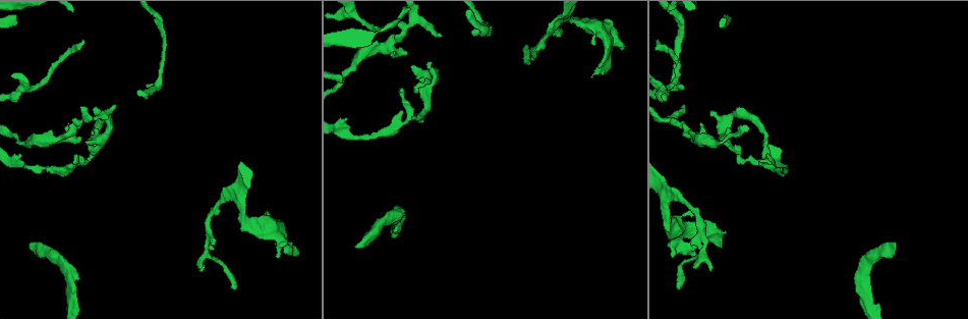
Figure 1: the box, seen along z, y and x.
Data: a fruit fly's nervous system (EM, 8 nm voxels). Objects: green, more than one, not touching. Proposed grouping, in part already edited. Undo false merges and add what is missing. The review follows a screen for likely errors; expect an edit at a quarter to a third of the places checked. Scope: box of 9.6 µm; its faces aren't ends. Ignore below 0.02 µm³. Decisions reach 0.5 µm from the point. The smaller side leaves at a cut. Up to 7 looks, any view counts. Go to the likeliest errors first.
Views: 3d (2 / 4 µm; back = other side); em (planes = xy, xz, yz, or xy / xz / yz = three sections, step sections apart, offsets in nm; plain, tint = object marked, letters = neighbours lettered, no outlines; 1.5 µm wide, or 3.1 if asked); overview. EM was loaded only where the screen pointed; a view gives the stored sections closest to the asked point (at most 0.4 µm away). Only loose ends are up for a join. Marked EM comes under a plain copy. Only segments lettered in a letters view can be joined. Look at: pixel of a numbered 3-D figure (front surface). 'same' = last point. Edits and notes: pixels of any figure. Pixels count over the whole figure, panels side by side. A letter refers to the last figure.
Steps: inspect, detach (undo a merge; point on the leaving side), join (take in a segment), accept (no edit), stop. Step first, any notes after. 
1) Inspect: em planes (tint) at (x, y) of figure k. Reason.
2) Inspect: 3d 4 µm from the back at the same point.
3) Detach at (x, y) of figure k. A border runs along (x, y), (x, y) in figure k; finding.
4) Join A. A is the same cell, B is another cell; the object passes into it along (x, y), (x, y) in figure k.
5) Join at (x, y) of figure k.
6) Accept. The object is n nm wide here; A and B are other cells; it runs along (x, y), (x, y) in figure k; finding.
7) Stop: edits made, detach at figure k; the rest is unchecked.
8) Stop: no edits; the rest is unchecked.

Inspect: 3d 4 µm at (80, 139) of figure 1. An open end.

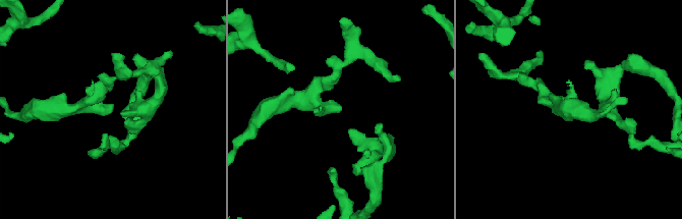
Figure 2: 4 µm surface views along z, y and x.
Inspect: em xz step 8 (tint) at (111, 106) of figure 2. Shape alone is not enough.

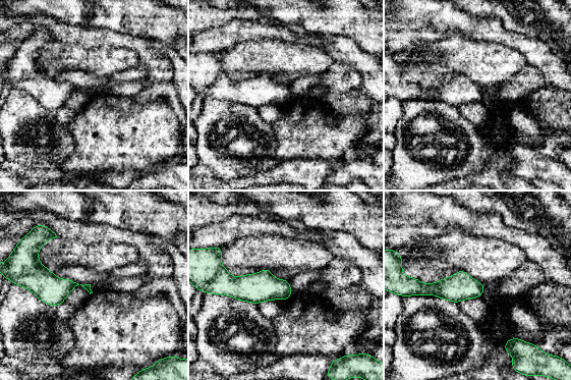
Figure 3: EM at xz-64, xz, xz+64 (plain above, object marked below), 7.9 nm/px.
Inspect: em planes (letters) at the same point. Cut it another way.

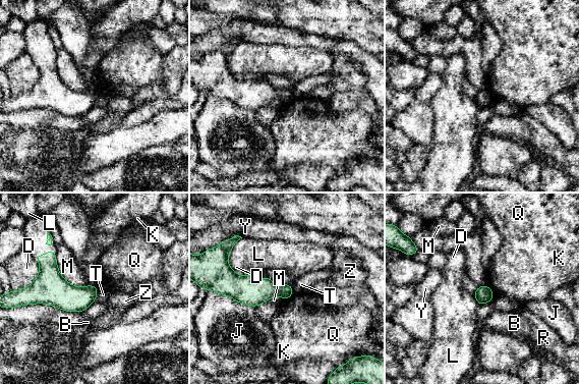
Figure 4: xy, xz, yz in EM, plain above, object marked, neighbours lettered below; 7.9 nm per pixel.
Accept. The longest contact is with M, 380 nm; B, D, J, K, L, M, Q, R, T, Y and Z are other cells; no lettered segment goes on from it.

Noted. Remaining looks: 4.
Inspect: 3d 2 µm at (672, 258) of figure 1. An open end.

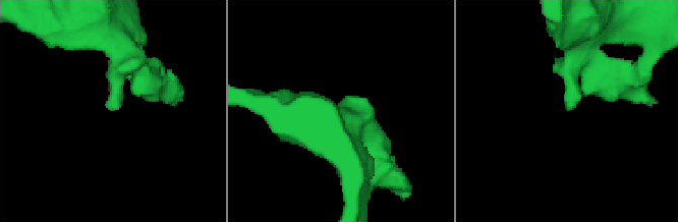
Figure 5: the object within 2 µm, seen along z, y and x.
Inspect: em planes (letters) at (116, 106) of figure 5.

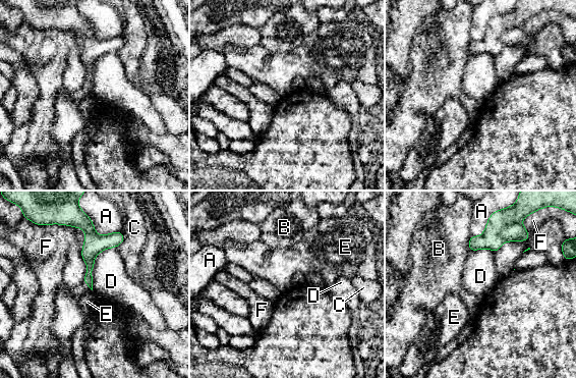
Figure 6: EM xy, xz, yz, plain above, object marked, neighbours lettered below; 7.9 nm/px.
Accept. A, B, C, D, E and F are other cells; a border runs along (116, 247), (95, 257), (92, 289) in figure 6; no lettered segment goes on from it.

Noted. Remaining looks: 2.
Inspect: 3d 2 µm from the back at (711, 270) of figure 1. Thin end.

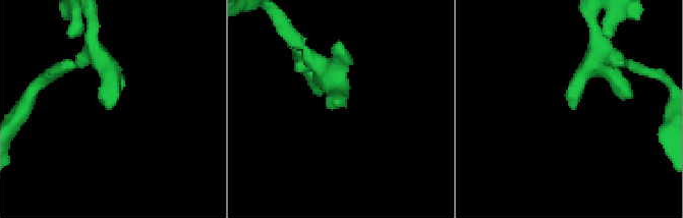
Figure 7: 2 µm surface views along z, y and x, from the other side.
Inspect: em xy step 8 (letters) at (335, 103) of figure 7. Shape alone is not enough.

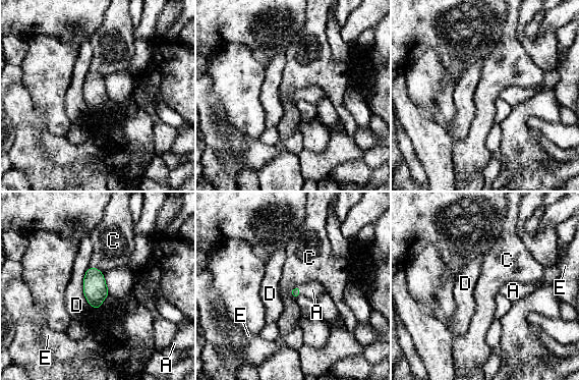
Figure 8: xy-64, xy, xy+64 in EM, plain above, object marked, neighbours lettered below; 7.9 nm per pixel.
Join A. A is the same cell, C, D and E are other cells; it goes on there.

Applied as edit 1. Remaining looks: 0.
Stop: edits made, join at figure 8; the rest is unchecked.

